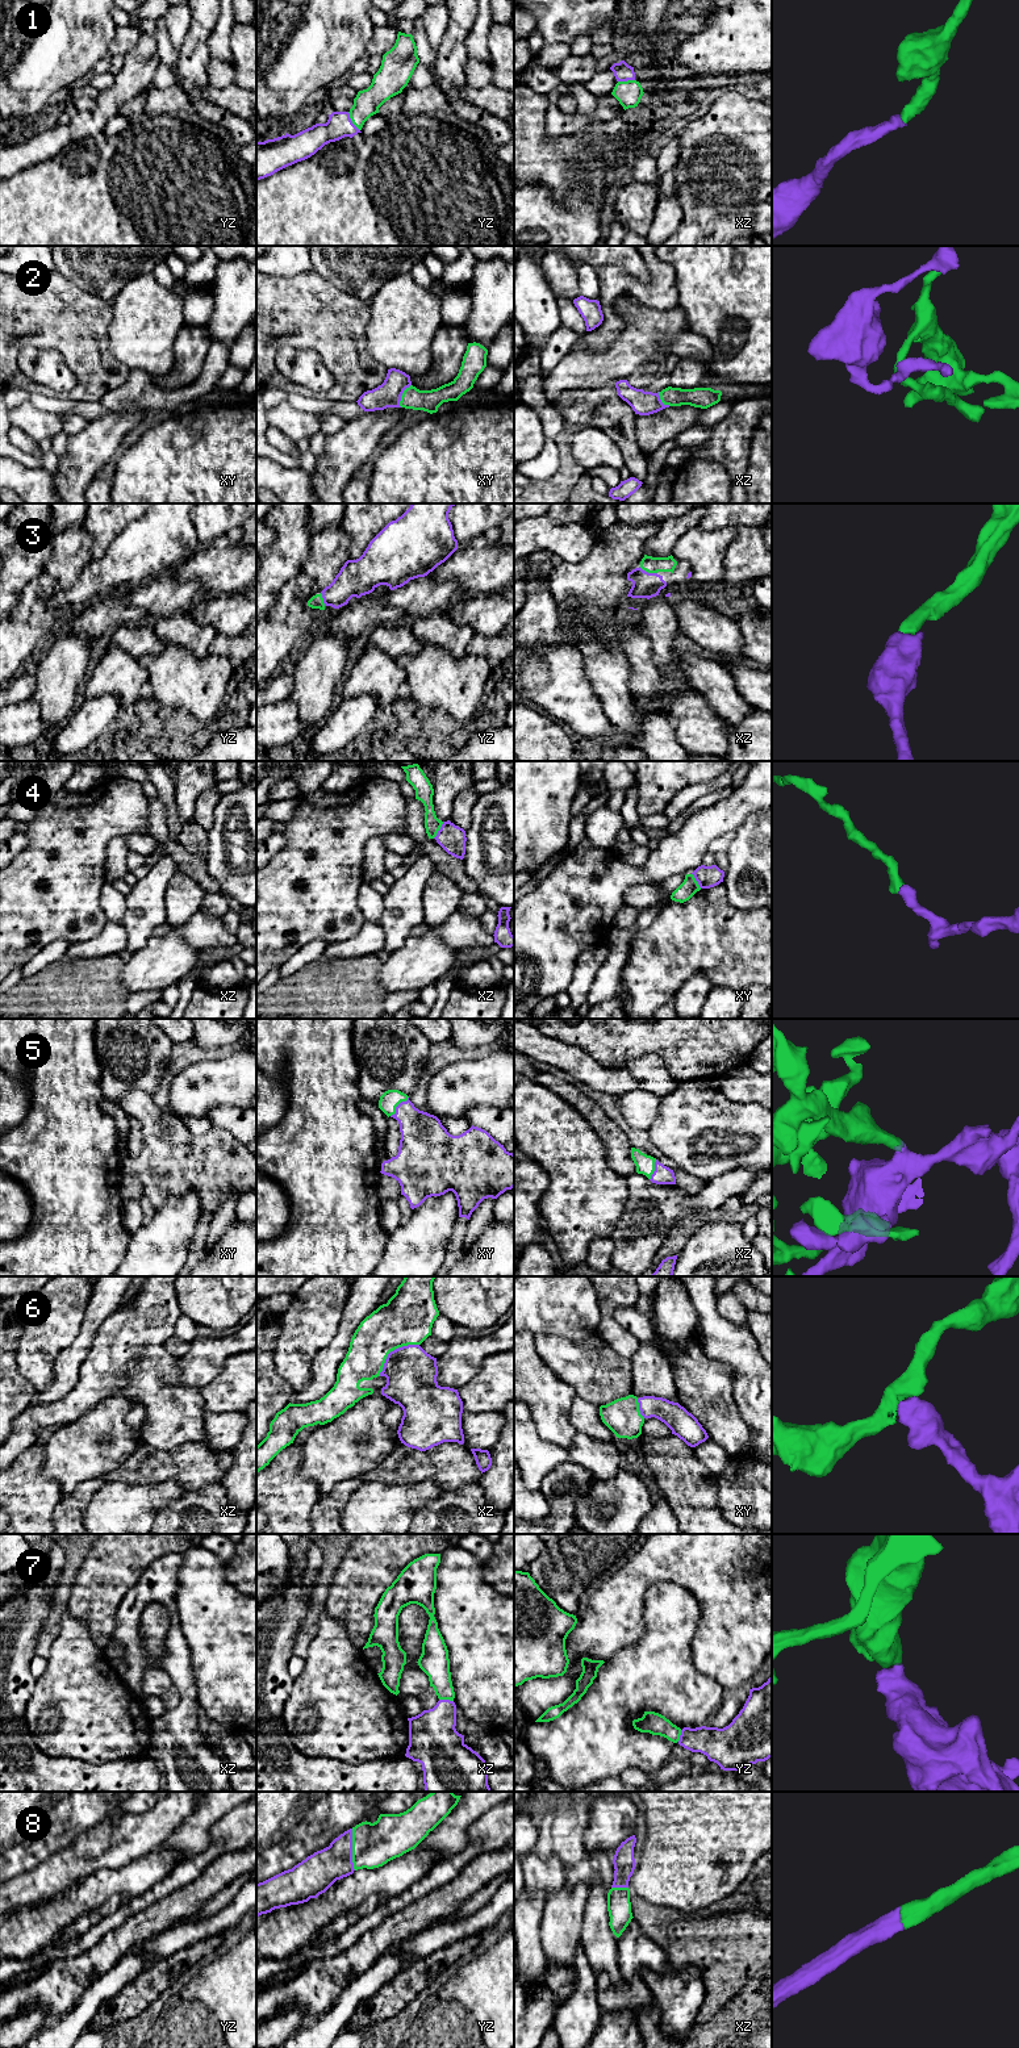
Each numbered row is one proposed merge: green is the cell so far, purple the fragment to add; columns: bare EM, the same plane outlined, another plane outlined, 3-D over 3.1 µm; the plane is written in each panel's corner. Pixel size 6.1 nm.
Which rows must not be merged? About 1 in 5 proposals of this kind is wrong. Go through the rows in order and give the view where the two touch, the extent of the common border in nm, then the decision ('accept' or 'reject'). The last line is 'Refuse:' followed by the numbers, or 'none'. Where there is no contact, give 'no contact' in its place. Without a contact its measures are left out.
1: contact in yz; length 140 nm; accept
2: contact in xy; length 160 nm; accept
3: contact in xz; length 120 nm; accept
4: contact in xz; length 120 nm; reject
5: contact in xy; length 170 nm; accept
6: contact in xz; length 320 nm; accept
7: contact in xz; length 90 nm; accept
8: contact in yz; length 260 nm; accept
Refuse: 4

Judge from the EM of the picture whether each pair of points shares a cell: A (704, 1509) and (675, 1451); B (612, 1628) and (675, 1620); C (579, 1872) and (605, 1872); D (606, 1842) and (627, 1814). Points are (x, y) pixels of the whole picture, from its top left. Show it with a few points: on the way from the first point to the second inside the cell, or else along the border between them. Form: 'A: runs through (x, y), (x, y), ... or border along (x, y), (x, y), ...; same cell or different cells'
A: runs through (692, 1495), (692, 1491), (680, 1478), (675, 1466); same cell
B: border along (646, 1593), (644, 1633), (638, 1641), (625, 1649); different cells
C: runs through (585, 1872), (598, 1872); same cell
D: runs through (606, 1835), (621, 1821); same cell

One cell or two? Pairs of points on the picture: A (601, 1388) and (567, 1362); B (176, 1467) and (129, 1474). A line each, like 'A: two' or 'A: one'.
A: one
B: one

